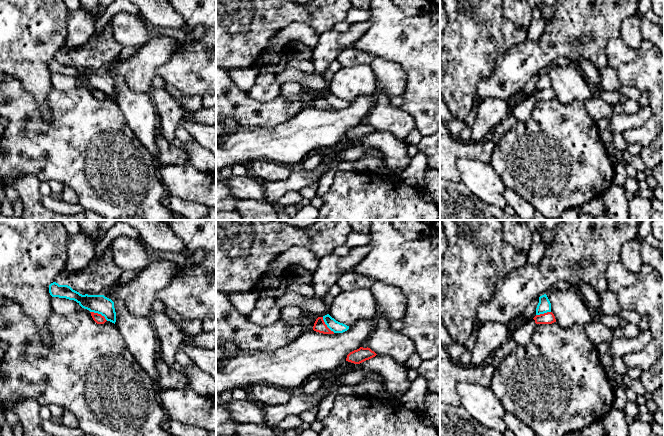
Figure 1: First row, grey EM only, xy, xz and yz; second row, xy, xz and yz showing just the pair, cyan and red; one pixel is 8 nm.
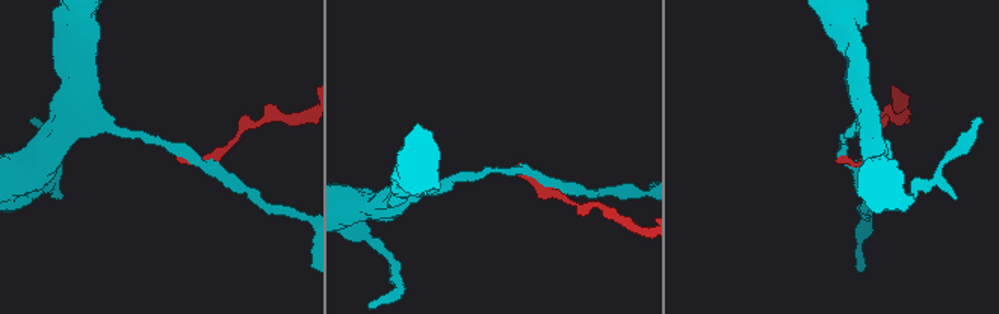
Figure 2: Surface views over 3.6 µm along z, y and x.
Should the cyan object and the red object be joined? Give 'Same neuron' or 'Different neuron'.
Different neuron

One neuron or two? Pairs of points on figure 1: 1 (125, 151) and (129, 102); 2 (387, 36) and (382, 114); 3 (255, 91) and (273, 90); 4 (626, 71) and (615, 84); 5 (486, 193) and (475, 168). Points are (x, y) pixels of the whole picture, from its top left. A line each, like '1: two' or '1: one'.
1: two
2: two
3: one
4: two
5: one

